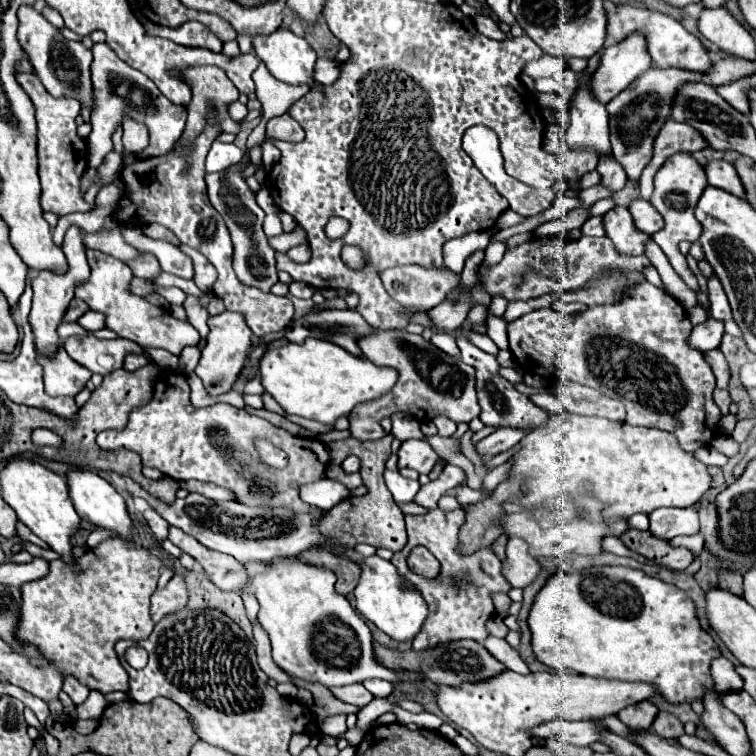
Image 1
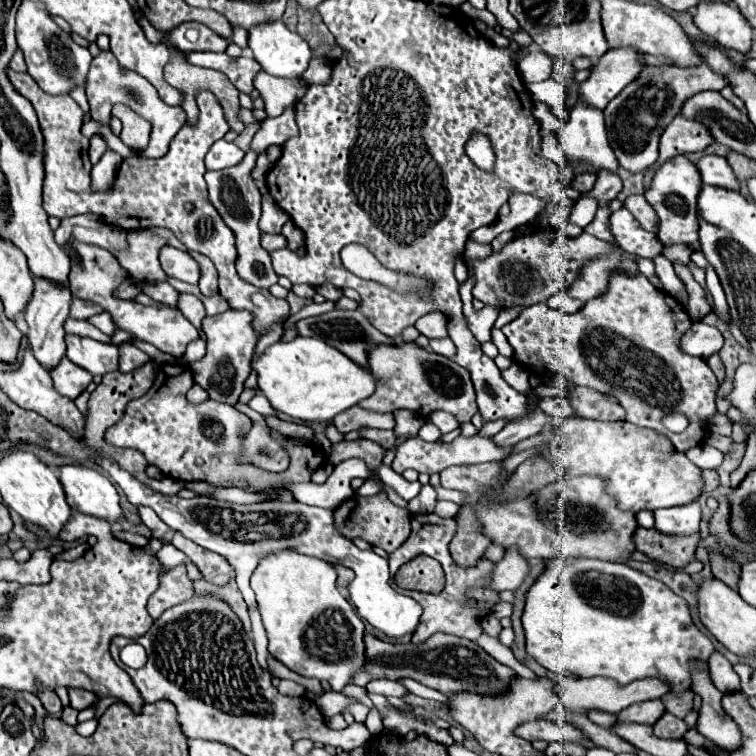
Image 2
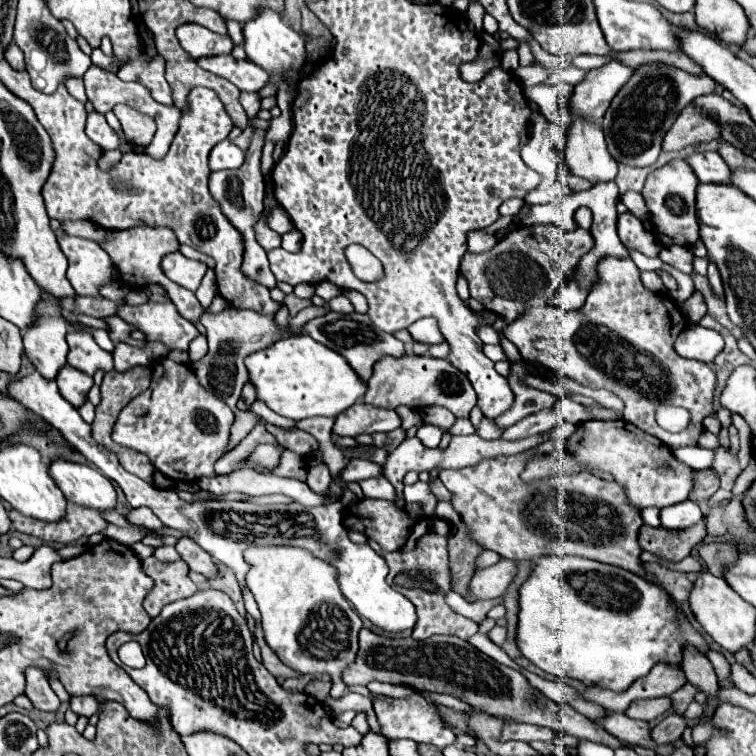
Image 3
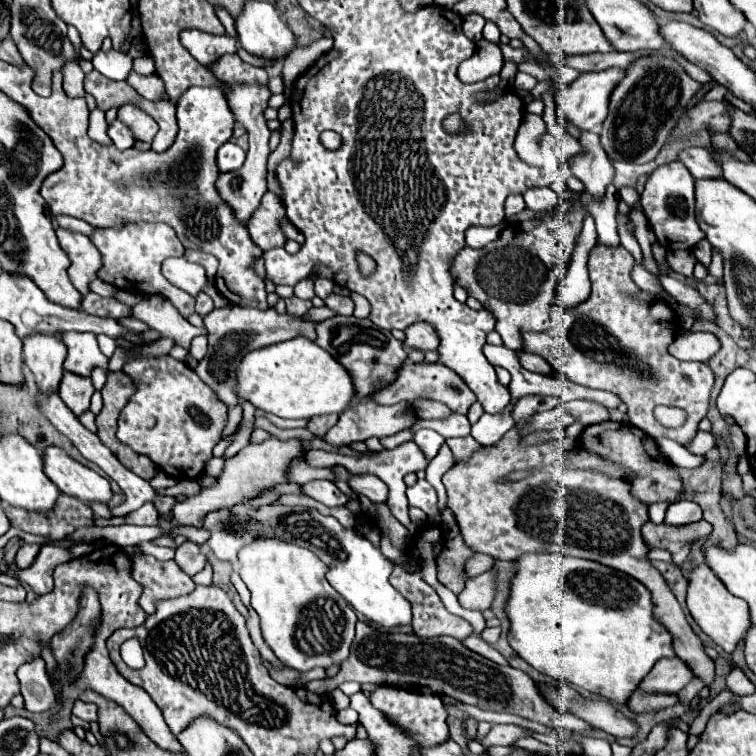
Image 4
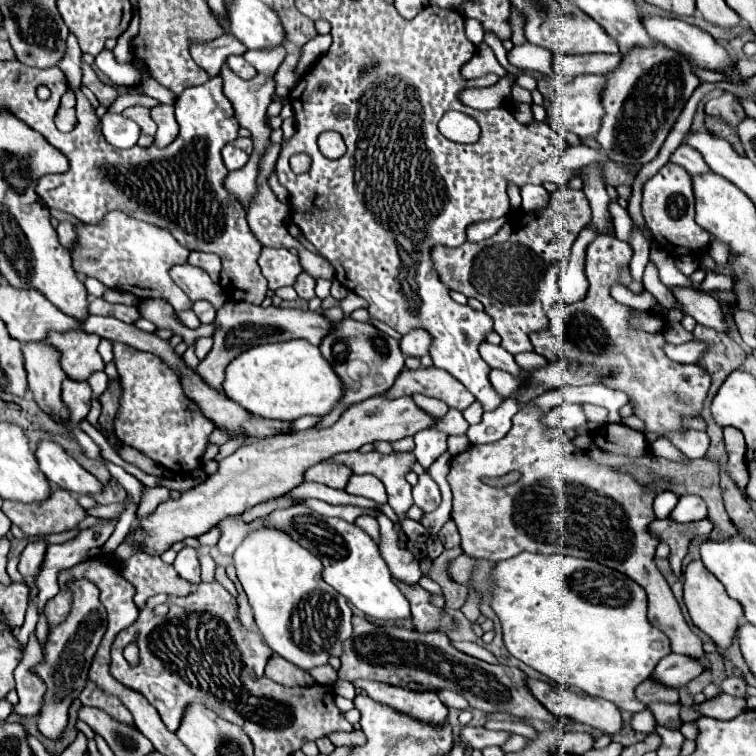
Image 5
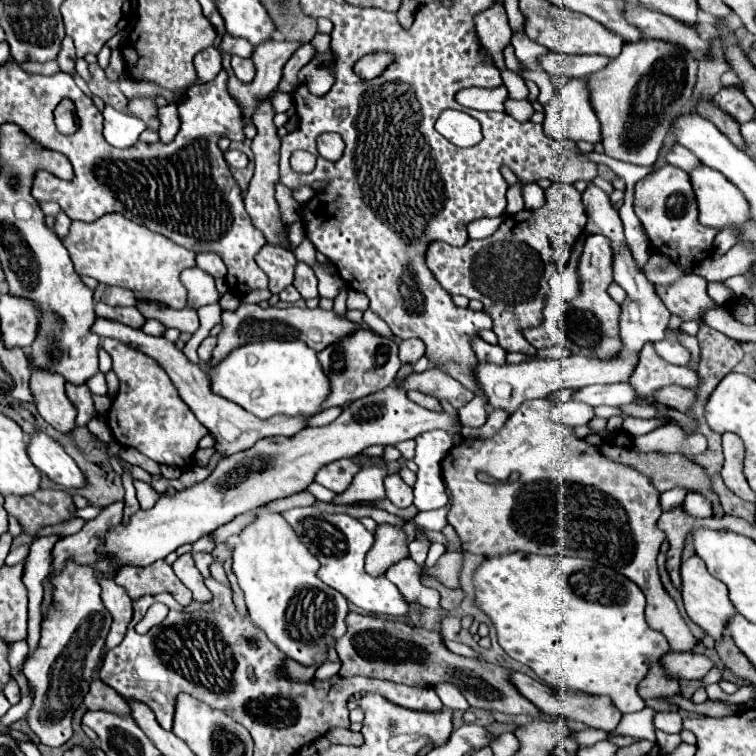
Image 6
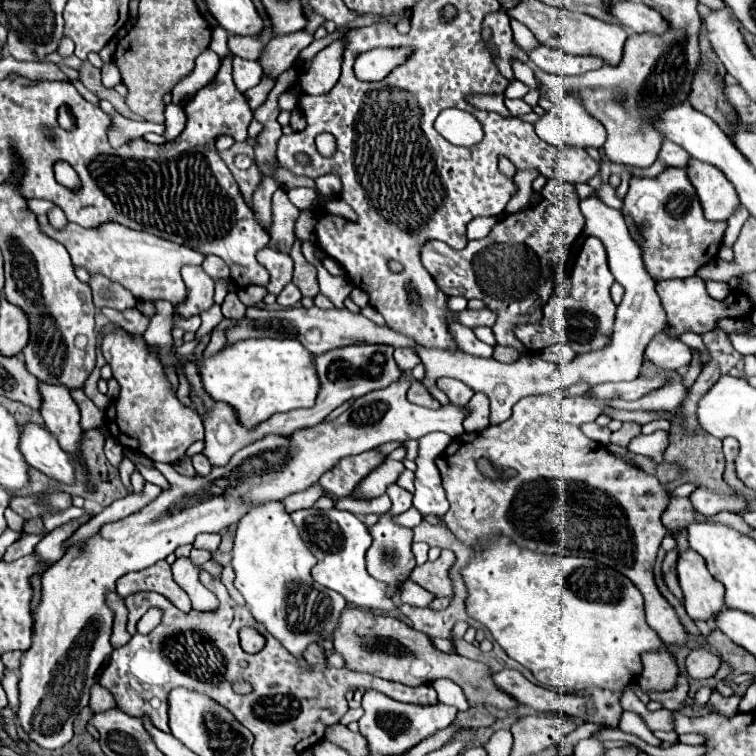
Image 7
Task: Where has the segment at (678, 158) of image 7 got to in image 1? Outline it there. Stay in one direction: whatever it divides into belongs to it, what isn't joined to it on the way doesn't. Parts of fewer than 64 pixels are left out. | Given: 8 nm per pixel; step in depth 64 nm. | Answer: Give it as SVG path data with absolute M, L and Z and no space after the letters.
M710 160L706 166L704 166L704 172L706 172L706 180L710 186L716 186L716 188L722 188L734 196L740 196L744 198L744 188L740 184L740 178L736 176L736 170L732 168L730 162L726 160Z

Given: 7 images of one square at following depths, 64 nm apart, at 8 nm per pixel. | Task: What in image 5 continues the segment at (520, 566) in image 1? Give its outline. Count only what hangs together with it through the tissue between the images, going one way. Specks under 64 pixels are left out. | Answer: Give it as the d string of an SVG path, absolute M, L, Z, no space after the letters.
M470 592L466 604L462 606L462 612L464 612L464 616L468 618L468 622L476 622L476 620L478 620L478 616L480 616L478 606L480 606L480 598L478 598L478 594Z

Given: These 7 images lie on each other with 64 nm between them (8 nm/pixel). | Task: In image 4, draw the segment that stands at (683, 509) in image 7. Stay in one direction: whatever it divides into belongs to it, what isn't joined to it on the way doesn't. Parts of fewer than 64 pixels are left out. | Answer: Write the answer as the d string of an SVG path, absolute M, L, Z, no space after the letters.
M706 520L686 524L686 526L670 526L670 524L652 524L646 522L642 528L642 536L646 542L650 542L650 548L666 548L672 554L672 560L676 566L680 566L690 552L690 546L694 540L700 540L702 536L710 534L710 524Z

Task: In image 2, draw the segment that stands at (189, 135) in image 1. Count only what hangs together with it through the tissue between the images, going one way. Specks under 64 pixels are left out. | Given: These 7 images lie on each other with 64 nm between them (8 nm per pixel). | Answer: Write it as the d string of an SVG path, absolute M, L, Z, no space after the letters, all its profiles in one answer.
M172 50L170 62L166 64L164 74L166 74L166 82L168 82L170 86L174 86L176 90L182 92L184 98L182 98L180 106L184 108L188 120L196 120L196 102L194 102L196 92L200 92L200 90L210 90L210 92L214 92L216 98L220 100L220 104L222 104L222 108L224 108L224 114L226 114L226 120L228 120L230 128L232 128L234 132L238 132L238 134L244 130L244 122L240 120L240 104L238 104L238 94L240 94L240 92L238 92L236 88L232 88L232 84L228 84L228 78L226 78L224 74L220 74L220 72L216 70L190 64L190 62L180 54L180 50Z

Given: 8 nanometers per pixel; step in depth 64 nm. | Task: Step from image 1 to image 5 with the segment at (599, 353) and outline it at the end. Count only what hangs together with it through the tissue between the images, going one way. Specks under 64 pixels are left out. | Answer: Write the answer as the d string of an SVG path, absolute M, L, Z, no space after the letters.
M598 234L586 250L586 278L588 294L574 304L554 304L548 310L550 326L540 332L532 332L530 340L534 352L546 360L558 360L556 352L564 350L568 360L584 360L584 364L596 364L596 368L616 368L620 376L616 380L604 380L606 386L628 394L636 416L646 422L650 432L682 430L682 416L700 414L702 402L708 392L710 376L698 364L676 364L664 356L664 334L644 336L644 332L628 332L628 306L618 304L610 296L610 286L618 282L620 264L630 264L632 250L626 242Z

